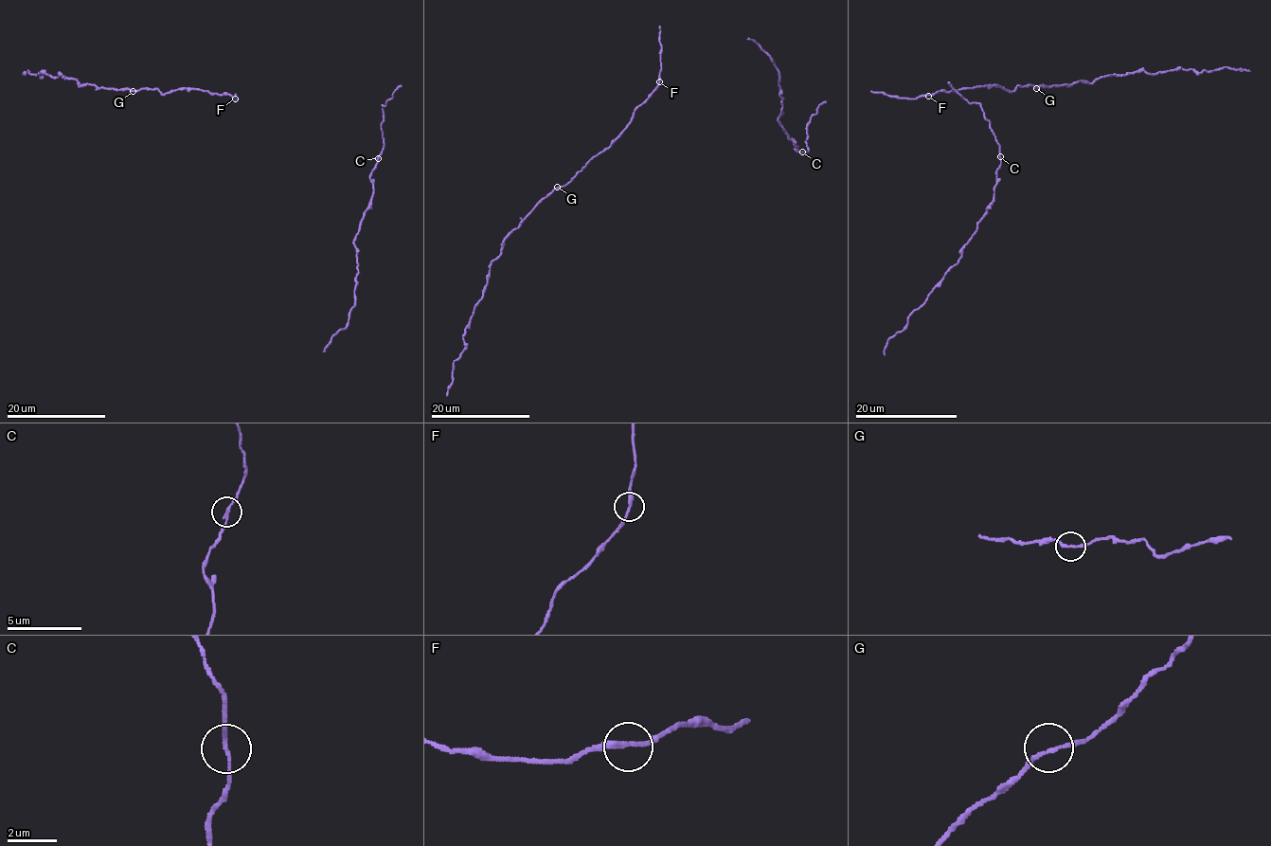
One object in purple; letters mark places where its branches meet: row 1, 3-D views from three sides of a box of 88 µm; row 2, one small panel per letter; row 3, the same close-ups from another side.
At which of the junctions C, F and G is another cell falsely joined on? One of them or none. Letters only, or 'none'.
C

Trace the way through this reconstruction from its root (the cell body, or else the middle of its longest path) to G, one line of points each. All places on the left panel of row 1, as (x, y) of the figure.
G: (236, 97), (192, 88), (171, 90), (167, 93), (156, 88), (133, 91)

